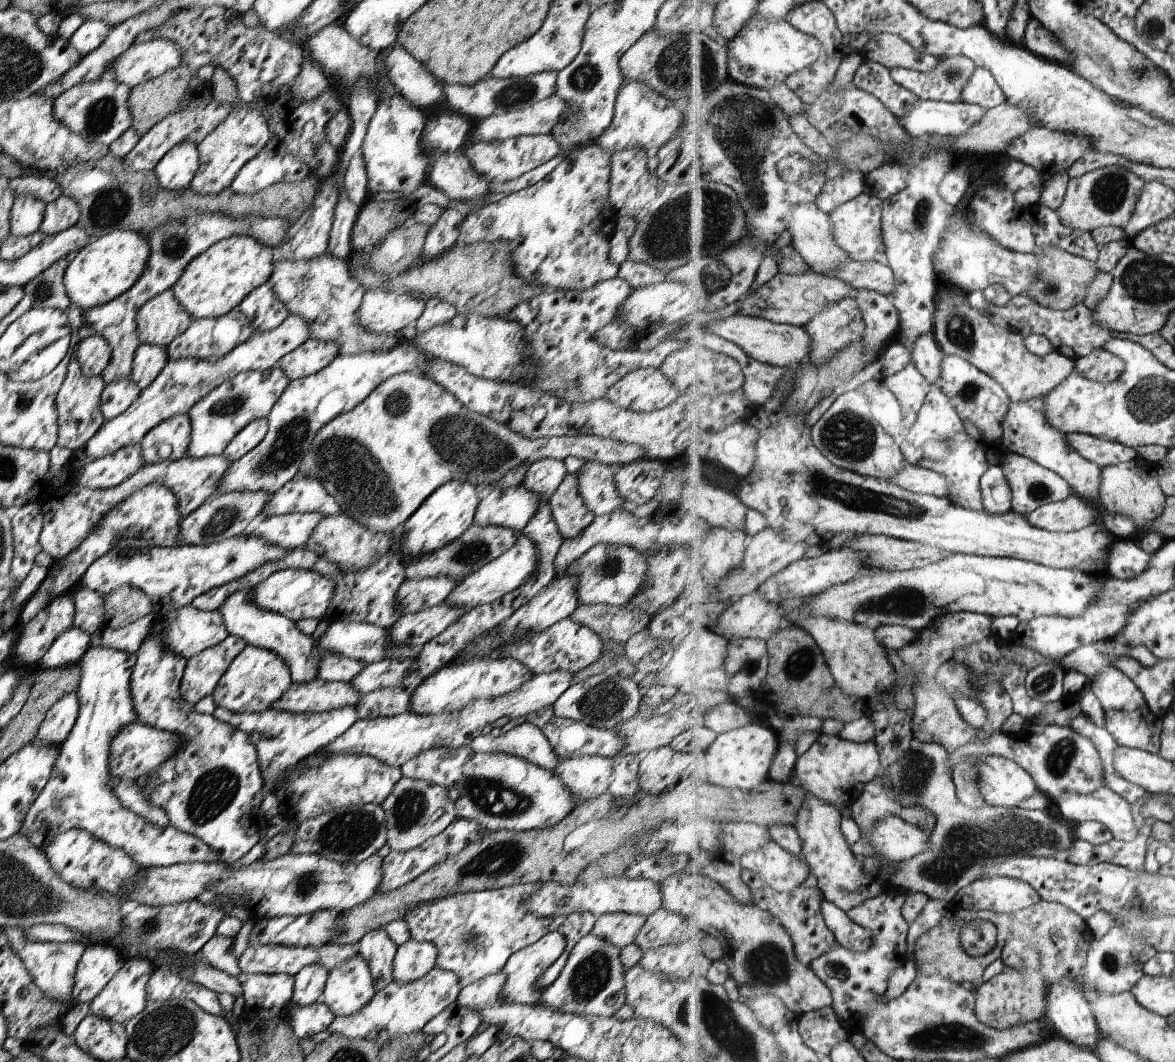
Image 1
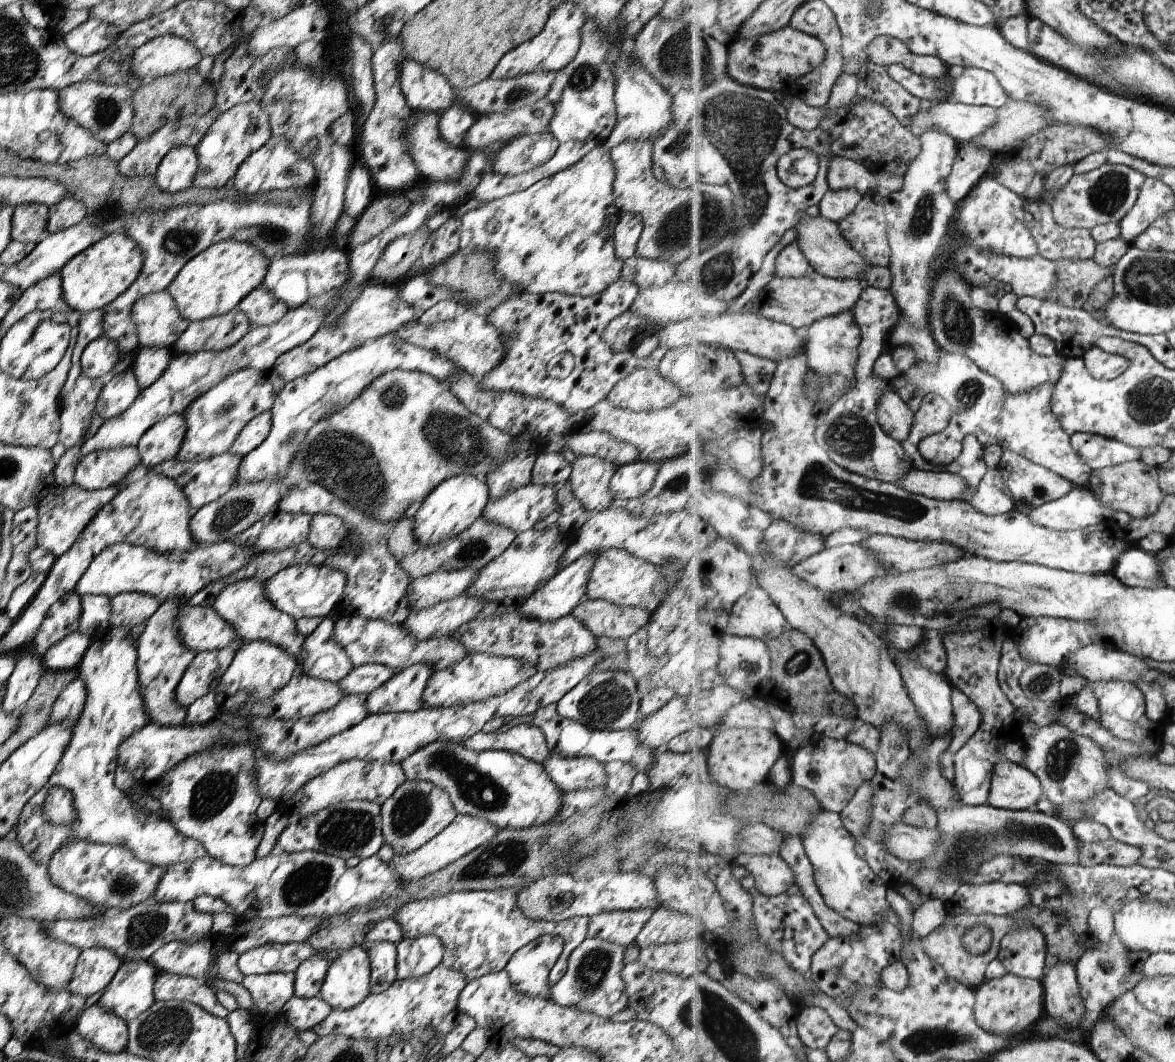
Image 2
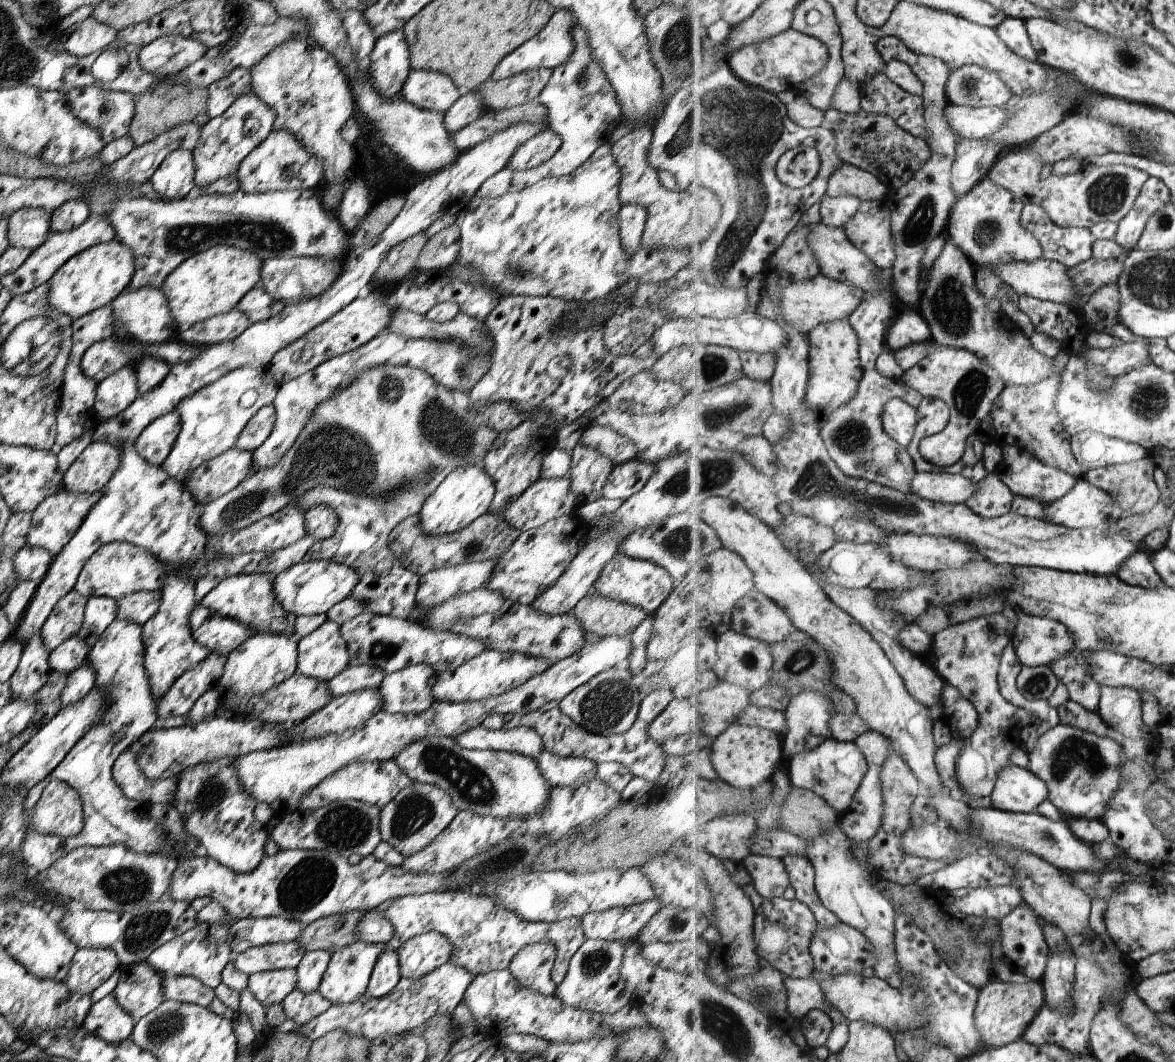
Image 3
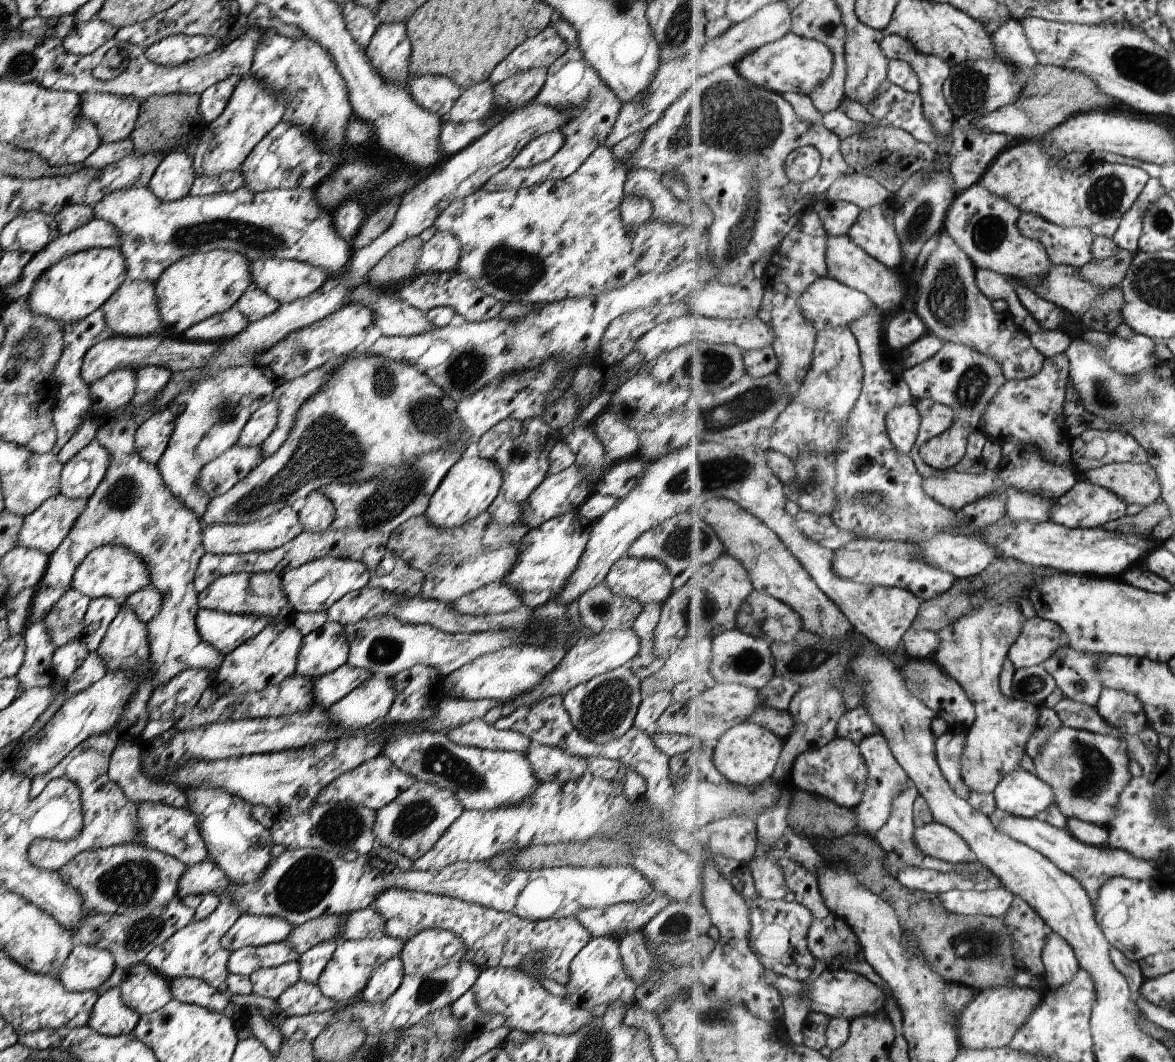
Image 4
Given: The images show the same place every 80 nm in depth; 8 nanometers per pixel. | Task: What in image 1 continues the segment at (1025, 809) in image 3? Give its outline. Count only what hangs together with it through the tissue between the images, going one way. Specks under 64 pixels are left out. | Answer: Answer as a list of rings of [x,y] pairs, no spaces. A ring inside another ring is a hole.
[[[987,755],[978,768],[985,802],[994,807],[1017,807],[1039,790],[1034,775],[1014,759]]]

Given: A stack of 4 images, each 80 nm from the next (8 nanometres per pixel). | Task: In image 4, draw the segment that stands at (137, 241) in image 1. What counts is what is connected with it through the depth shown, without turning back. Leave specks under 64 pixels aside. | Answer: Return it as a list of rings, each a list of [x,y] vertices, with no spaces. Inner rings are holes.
[[[117,247],[76,252],[51,265],[27,294],[32,313],[47,315],[56,321],[71,322],[87,316],[117,290],[126,278],[126,260]]]

